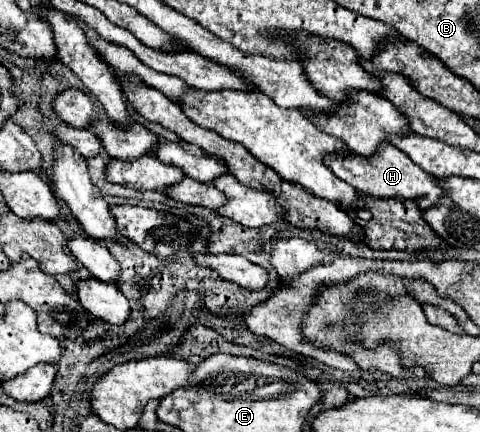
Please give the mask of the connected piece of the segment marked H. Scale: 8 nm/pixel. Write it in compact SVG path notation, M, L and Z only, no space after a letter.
M383 142L377 152L369 158L363 156L353 156L349 152L345 154L329 154L325 156L325 166L343 182L351 184L355 190L363 192L363 194L371 194L377 198L405 198L405 200L415 200L417 206L421 210L431 208L433 204L437 204L437 200L441 198L441 188L437 186L437 178L431 178L427 172L423 172L421 168L417 168L417 164L413 164L409 158L403 156L401 150L393 148L393 144Z

